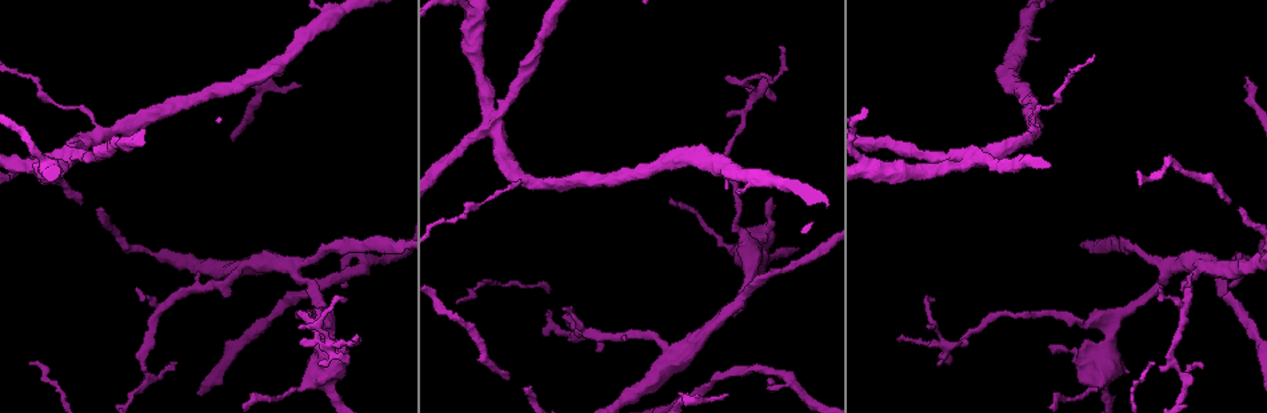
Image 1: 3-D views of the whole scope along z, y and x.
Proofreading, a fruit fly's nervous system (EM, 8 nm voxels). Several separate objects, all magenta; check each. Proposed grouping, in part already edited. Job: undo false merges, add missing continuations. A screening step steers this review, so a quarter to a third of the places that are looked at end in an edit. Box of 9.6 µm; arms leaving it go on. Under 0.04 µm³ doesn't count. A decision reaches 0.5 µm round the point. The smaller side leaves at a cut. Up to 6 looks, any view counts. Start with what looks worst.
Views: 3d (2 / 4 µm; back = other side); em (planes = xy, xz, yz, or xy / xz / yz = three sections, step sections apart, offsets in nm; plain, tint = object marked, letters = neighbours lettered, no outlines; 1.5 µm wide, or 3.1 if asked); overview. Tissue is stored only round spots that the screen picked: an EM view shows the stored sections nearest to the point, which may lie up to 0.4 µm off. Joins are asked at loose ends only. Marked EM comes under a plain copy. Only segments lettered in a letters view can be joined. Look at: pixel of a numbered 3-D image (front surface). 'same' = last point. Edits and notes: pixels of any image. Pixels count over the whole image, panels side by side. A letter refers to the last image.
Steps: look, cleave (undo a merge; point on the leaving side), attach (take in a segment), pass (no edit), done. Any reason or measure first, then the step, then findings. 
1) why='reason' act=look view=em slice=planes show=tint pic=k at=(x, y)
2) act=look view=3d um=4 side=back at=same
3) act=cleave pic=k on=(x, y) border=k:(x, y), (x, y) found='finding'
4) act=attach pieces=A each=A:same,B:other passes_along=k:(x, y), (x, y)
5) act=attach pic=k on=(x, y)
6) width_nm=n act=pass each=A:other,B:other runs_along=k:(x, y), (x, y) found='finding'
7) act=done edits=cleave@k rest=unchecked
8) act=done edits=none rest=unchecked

why='four or more arms meet' act=look view=3d um=4 pic=1 at=(494, 113)

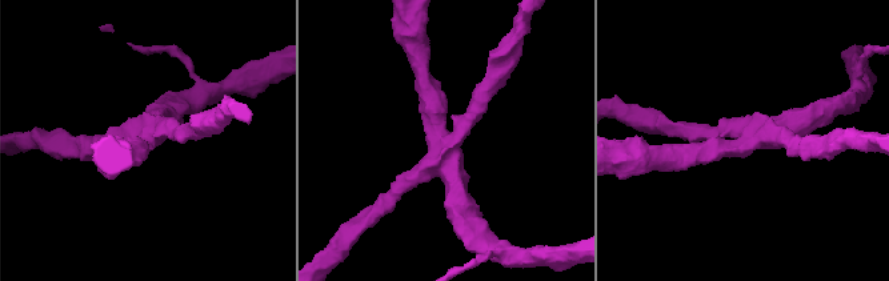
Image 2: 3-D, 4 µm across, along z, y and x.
arms=4 act=look view=em slice=planes show=tint pic=2 at=(148, 138)

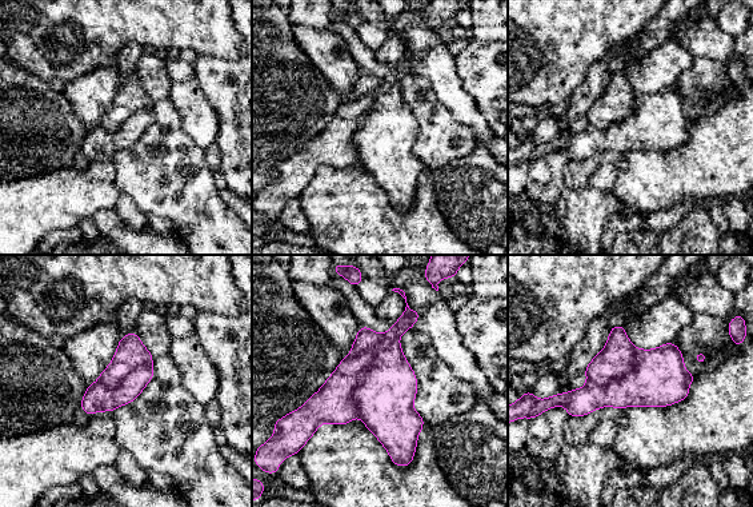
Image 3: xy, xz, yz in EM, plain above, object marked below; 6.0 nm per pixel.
act=look view=em slice=planes show=letters at=same

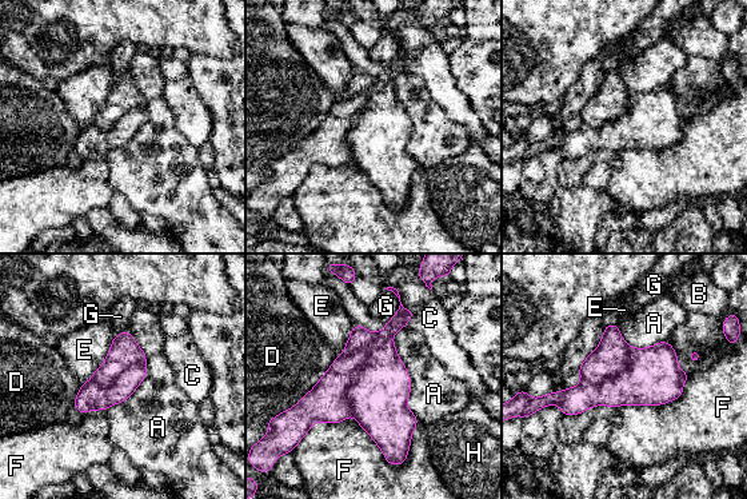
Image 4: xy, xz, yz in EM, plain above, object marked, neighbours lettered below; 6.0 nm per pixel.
width_nm=380 act=cleave pic=4 on=(327, 402) each=A:other,B:other,C:other,D:other,E:other,F:other,G:other,H:other border=4:(391, 338), (352, 378), (351, 414) found='a second neuron is stuck on'

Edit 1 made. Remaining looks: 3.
act=look view=overview

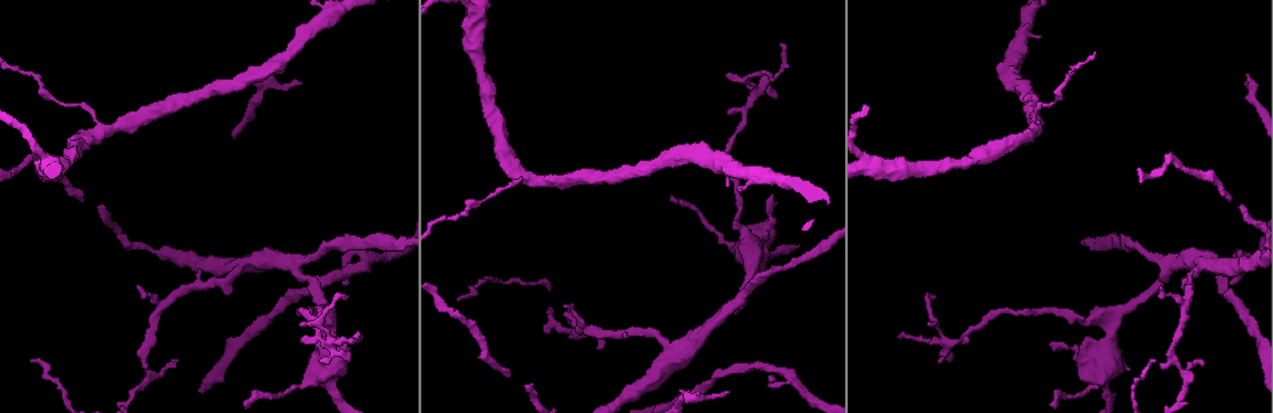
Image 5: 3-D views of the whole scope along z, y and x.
why='thin end' act=look view=3d um=2 pic=5 at=(1242, 275)

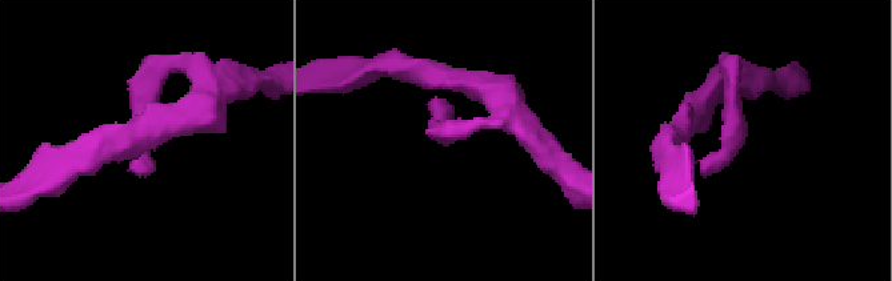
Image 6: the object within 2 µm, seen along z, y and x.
act=look view=em slice=xz step=4 show=letters pic=6 at=(436, 139)

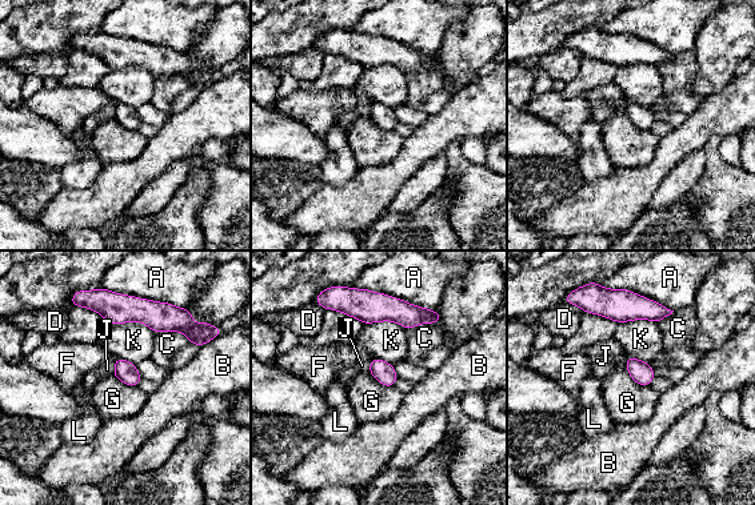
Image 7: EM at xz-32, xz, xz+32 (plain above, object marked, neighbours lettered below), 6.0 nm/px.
act=pass each=A:other,B:other,C:other,D:other,F:other,G:other,J:other,K:other,L:other found='none of them fits'

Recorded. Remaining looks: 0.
act=done edits=cleave@4 rest=unchecked

